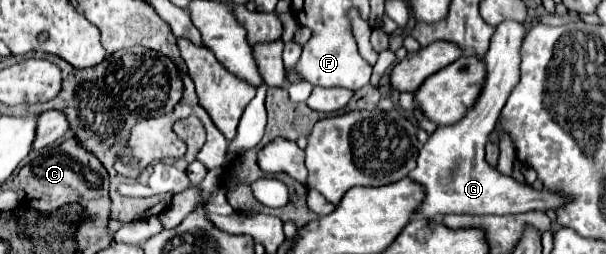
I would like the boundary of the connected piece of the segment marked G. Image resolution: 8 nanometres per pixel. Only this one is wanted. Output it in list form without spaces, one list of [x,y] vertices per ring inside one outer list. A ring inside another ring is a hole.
[[[505,21],[497,27],[497,33],[491,39],[491,47],[489,53],[485,55],[485,67],[487,67],[487,75],[485,75],[485,85],[481,89],[481,97],[477,97],[477,105],[473,105],[471,113],[467,113],[467,119],[457,121],[453,125],[447,127],[439,127],[429,141],[423,145],[423,149],[417,155],[417,167],[409,173],[409,179],[413,179],[415,183],[419,183],[425,189],[425,197],[419,203],[419,207],[415,209],[415,213],[423,215],[423,219],[431,221],[435,219],[435,215],[447,215],[447,213],[467,213],[467,215],[513,215],[513,213],[527,213],[533,209],[541,209],[545,211],[549,209],[557,209],[559,205],[565,203],[563,197],[555,195],[555,193],[547,193],[543,191],[535,191],[529,185],[519,185],[517,181],[513,181],[507,175],[501,175],[497,169],[493,169],[487,161],[485,161],[485,145],[489,141],[489,133],[495,129],[495,123],[501,115],[501,109],[511,93],[511,89],[515,87],[515,83],[519,81],[519,63],[521,63],[521,43],[523,43],[523,35],[525,35],[525,25],[515,23],[515,21]]]

